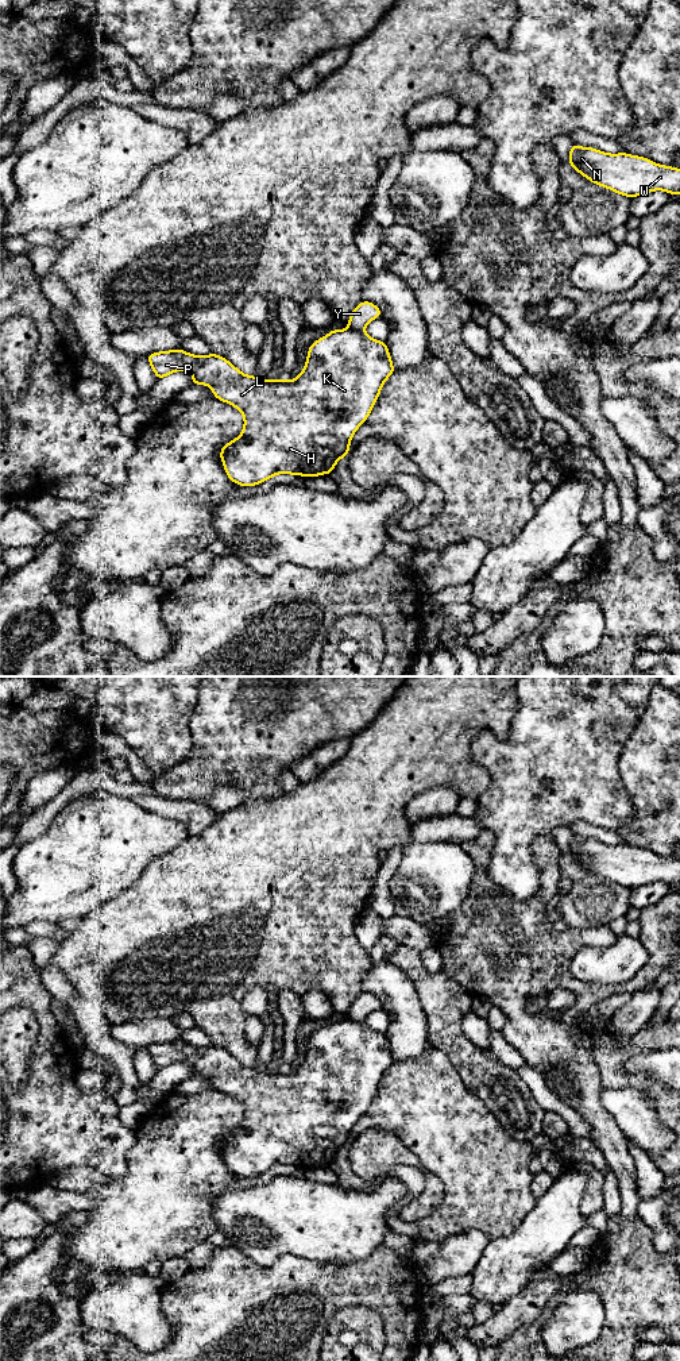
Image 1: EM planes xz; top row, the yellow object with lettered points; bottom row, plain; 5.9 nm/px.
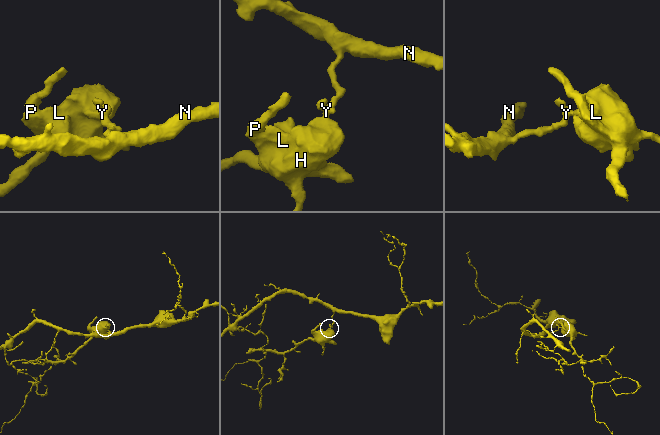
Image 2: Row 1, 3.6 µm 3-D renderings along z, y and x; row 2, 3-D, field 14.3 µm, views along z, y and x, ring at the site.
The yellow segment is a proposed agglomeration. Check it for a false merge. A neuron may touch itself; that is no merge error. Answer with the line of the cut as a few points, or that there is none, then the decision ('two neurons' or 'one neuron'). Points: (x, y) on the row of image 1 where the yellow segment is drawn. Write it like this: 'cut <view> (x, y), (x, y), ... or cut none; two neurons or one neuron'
cut xz (348, 328), (363, 332); two neurons

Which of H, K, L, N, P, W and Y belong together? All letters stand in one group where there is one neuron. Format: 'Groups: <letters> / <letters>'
Groups: H K L P / N W Y

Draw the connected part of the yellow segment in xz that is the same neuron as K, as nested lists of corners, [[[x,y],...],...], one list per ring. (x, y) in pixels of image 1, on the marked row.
[[[333,329],[312,343],[304,370],[295,379],[259,379],[246,375],[219,354],[192,355],[181,348],[151,352],[147,355],[157,379],[178,370],[192,373],[192,385],[208,385],[213,397],[224,401],[243,413],[244,428],[239,437],[223,446],[219,456],[228,478],[240,486],[263,483],[277,474],[318,477],[332,474],[335,464],[349,454],[349,443],[358,428],[370,416],[382,386],[394,373],[389,348],[385,342],[370,338],[353,329]]]

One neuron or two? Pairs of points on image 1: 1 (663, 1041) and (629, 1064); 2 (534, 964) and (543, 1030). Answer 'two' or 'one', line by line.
1: two
2: one

